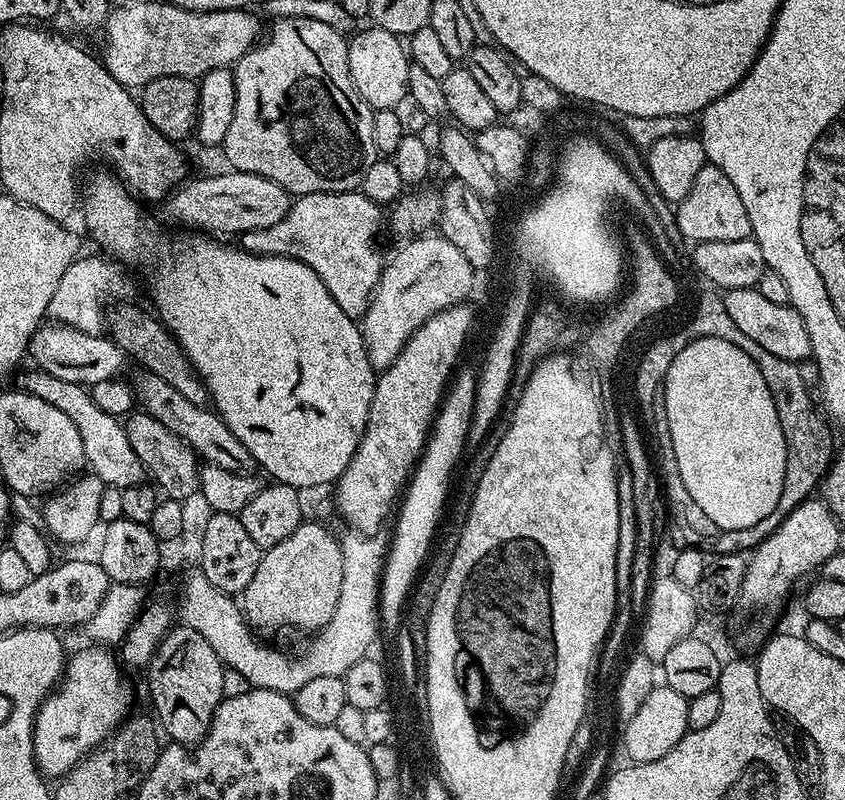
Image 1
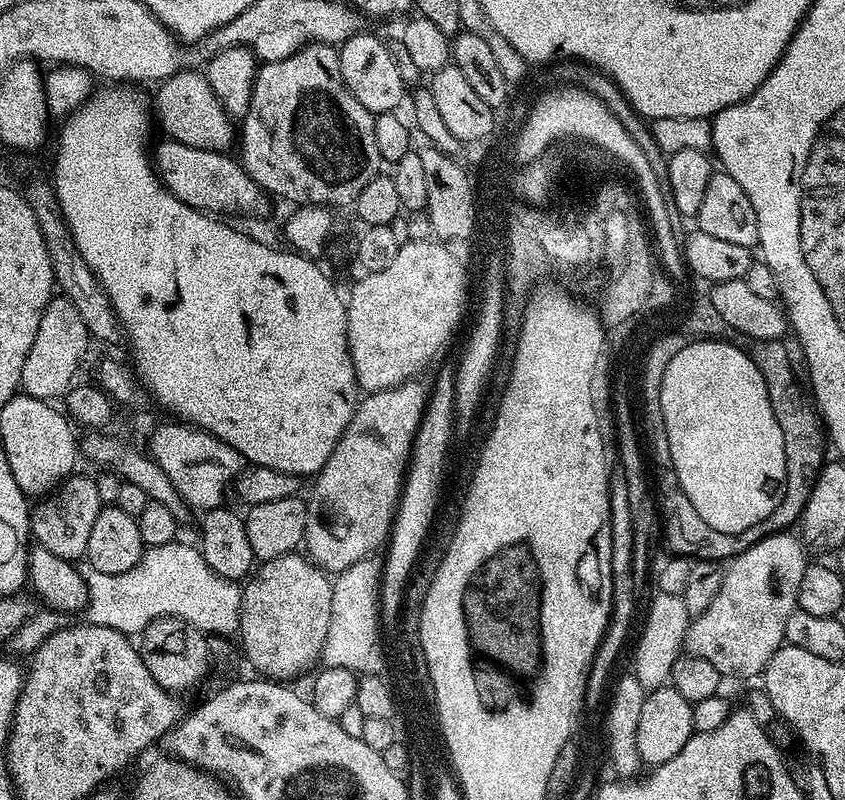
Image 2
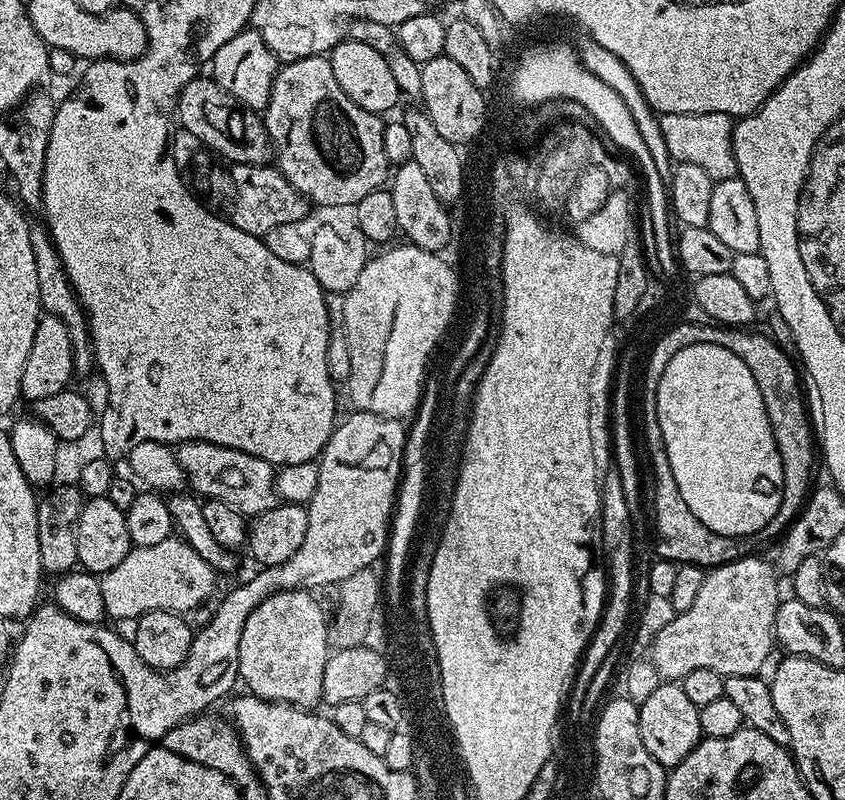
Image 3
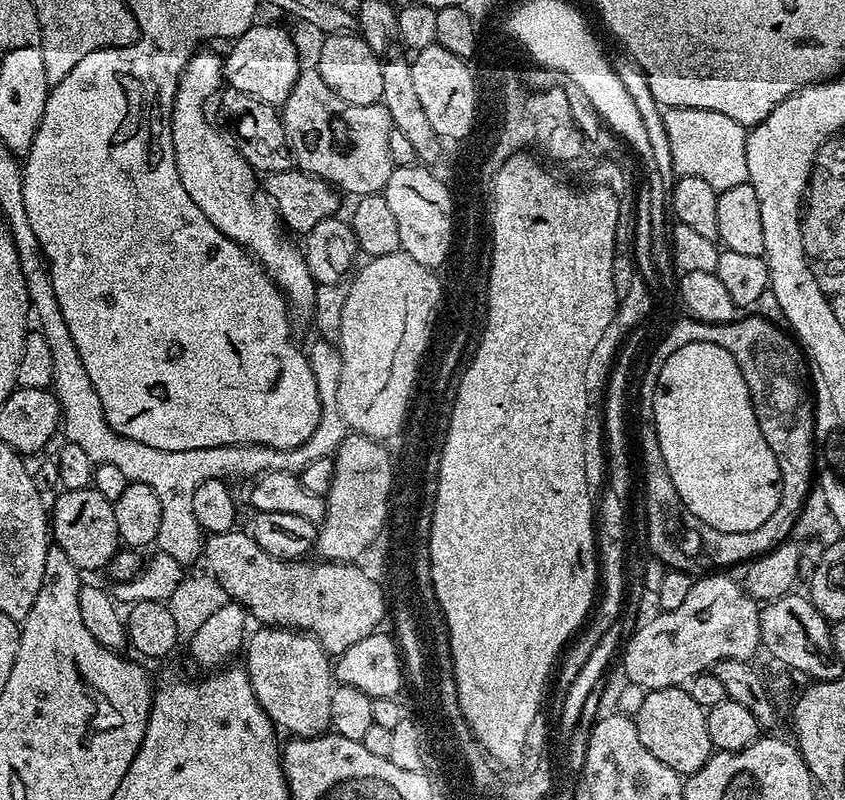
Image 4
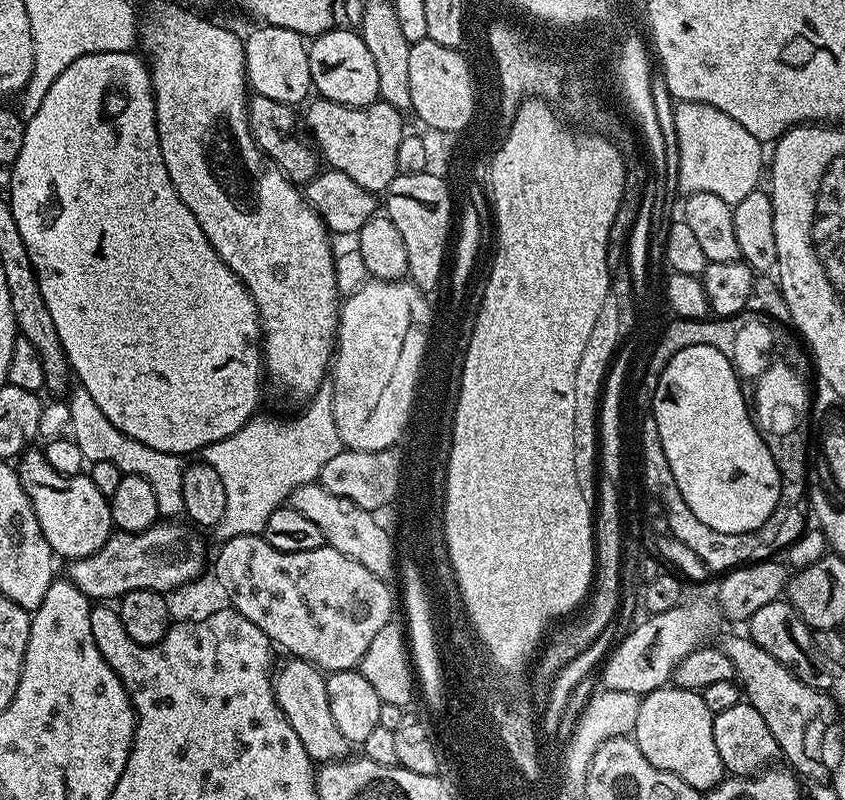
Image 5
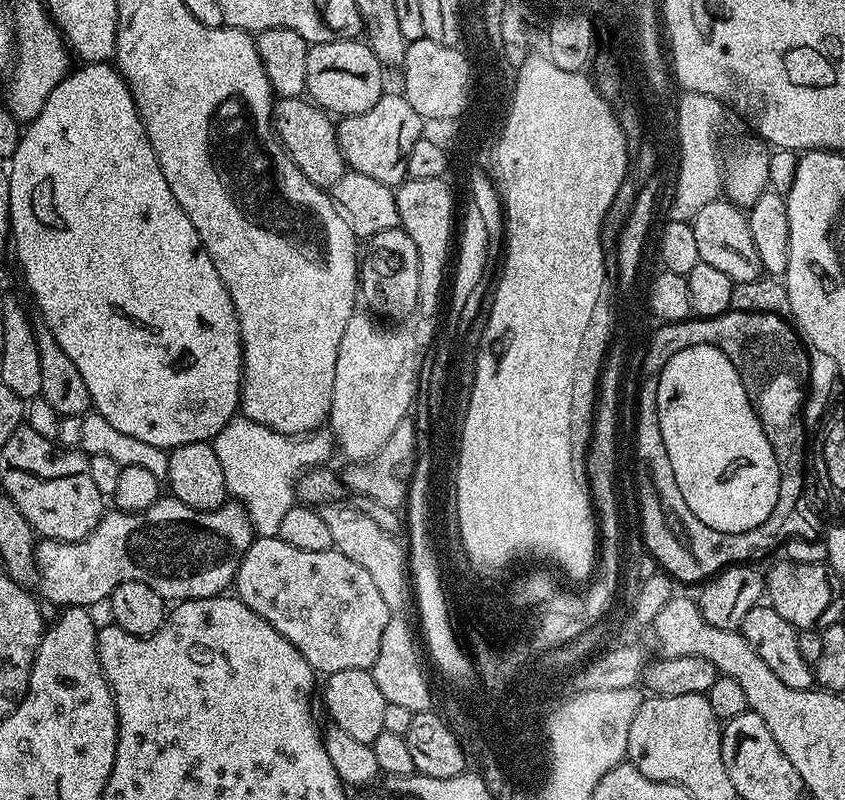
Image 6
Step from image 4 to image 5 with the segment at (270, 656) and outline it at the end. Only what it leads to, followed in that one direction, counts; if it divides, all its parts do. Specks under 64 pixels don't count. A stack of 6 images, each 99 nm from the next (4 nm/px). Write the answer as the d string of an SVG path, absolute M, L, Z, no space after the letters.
M288 658L285 661L281 668L279 665L275 669L272 689L282 714L286 714L286 720L290 722L290 726L294 726L294 734L298 734L298 742L306 746L306 754L313 762L345 759L349 755L350 745L346 738L342 738L338 725L330 714L330 698L326 698L325 673L305 660Z

